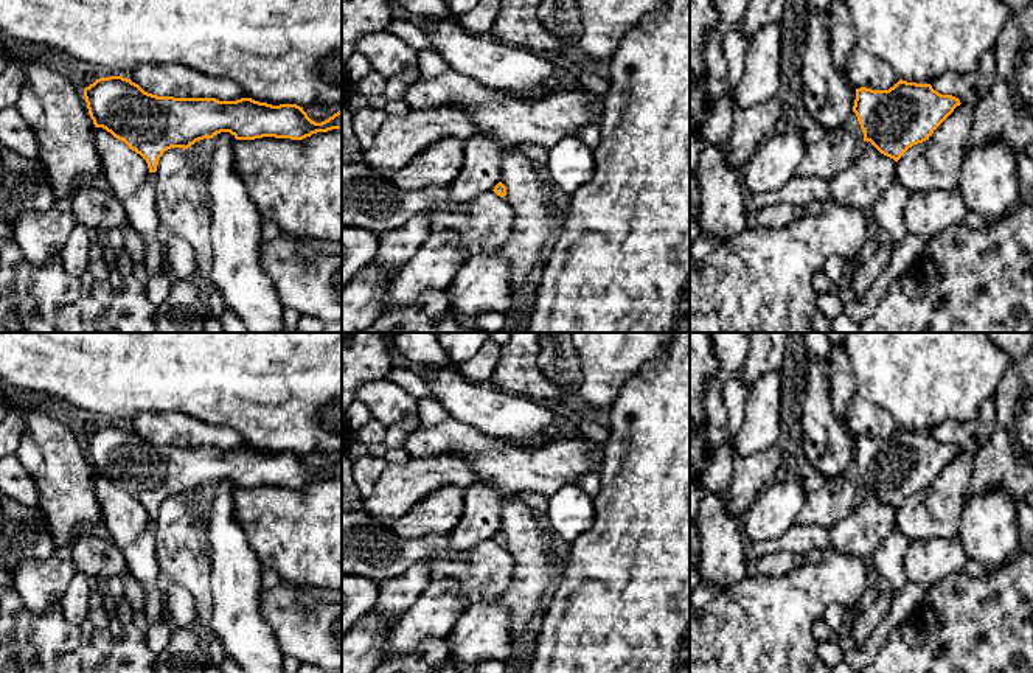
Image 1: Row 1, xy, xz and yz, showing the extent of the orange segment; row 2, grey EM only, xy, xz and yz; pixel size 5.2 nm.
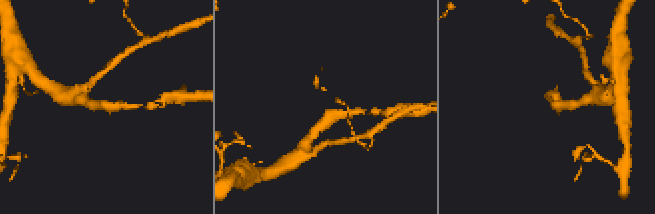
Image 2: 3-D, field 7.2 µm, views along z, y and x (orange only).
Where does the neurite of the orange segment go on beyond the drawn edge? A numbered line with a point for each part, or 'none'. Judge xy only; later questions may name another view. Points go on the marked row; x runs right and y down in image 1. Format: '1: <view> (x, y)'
1: xy (140, 209)

